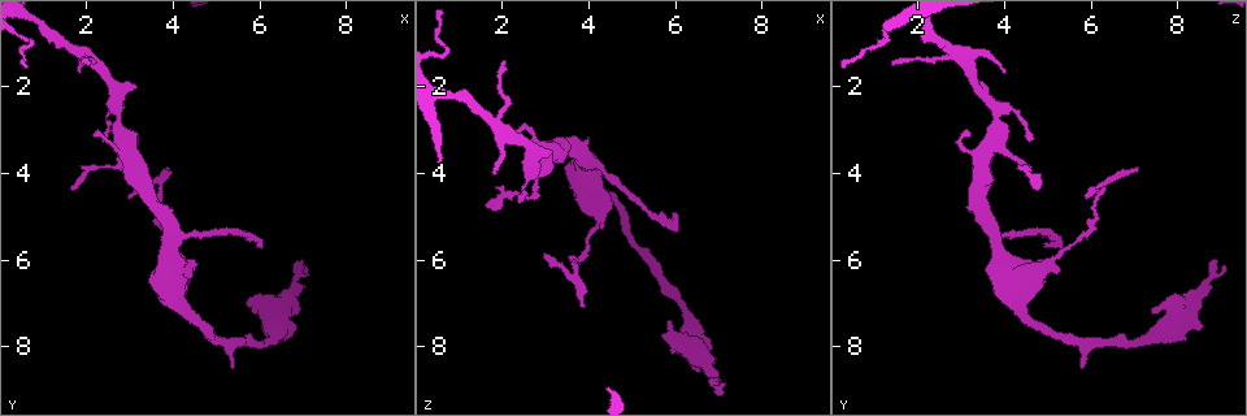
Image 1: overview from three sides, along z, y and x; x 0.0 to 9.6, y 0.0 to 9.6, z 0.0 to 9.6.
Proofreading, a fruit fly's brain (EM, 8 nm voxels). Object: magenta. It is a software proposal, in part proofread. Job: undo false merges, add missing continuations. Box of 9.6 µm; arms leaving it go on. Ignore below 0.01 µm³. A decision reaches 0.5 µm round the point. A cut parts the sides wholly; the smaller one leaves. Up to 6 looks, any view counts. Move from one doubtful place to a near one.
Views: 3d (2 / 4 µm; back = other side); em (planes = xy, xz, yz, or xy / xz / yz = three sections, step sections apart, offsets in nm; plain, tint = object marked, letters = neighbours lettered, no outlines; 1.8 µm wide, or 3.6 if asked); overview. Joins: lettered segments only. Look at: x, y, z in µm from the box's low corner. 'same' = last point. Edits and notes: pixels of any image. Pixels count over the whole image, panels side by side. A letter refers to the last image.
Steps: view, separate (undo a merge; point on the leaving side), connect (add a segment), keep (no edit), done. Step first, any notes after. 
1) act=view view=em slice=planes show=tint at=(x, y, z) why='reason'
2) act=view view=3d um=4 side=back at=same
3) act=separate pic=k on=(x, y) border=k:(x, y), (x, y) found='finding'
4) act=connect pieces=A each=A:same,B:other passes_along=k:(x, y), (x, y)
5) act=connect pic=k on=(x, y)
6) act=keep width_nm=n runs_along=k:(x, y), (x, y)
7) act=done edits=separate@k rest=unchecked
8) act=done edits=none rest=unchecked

act=view view=3d um=4 at=(1.80, 1.60, 4.00) why='tapers out'

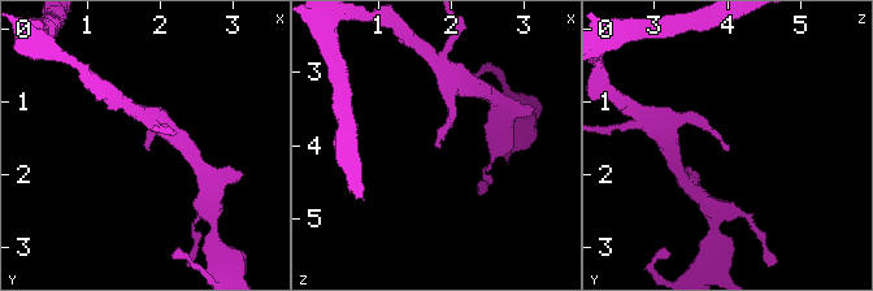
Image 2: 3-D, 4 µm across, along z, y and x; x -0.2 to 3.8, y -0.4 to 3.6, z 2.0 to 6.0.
act=view view=em slice=xy step=4 show=letters at=(1.80, 1.70, 4.05)

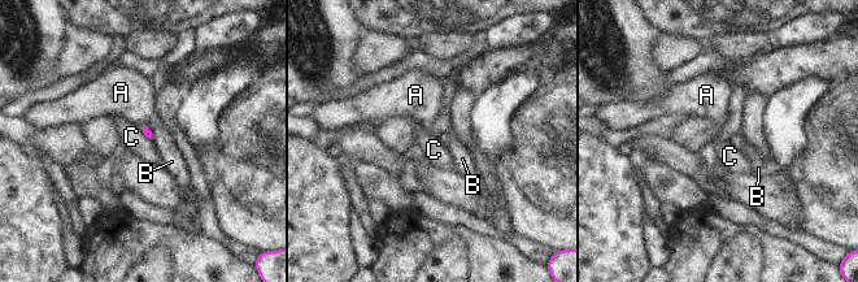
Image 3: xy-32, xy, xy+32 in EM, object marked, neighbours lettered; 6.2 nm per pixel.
act=view view=em slice=planes show=letters at=same why='cut it another way'

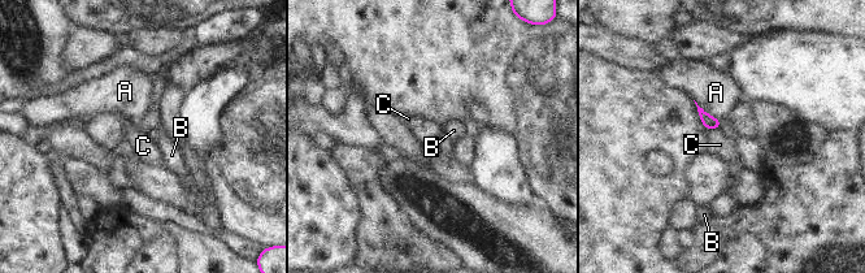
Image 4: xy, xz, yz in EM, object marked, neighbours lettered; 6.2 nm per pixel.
act=keep each=A:other,B:other,C:other found='none of them fits'

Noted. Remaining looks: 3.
act=view view=em slice=yz step=8 show=letters at=(6.05, 5.75, 4.95) why='tapers out'

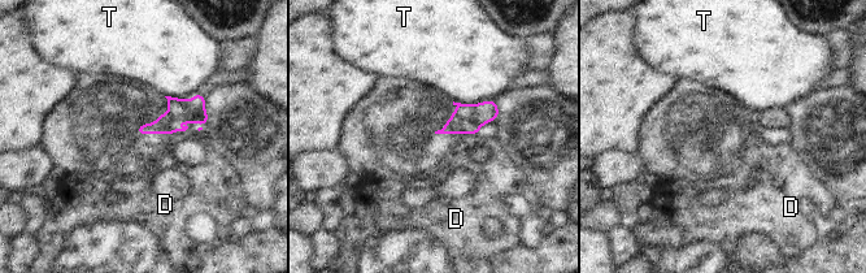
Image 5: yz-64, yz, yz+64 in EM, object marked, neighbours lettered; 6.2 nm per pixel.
act=view view=em slice=planes show=letters at=same why='cut it another way'

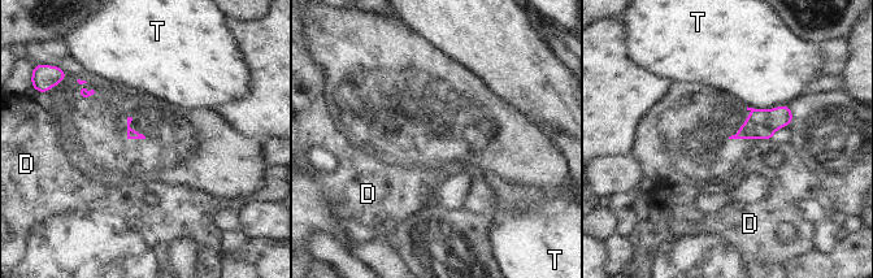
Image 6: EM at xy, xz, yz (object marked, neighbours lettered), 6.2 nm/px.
act=keep each=D:other,T:other border=6:(747, 105), (755, 109), (771, 109) found='no lettered segment goes on from it'

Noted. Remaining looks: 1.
act=done edits=none rest=unchecked

